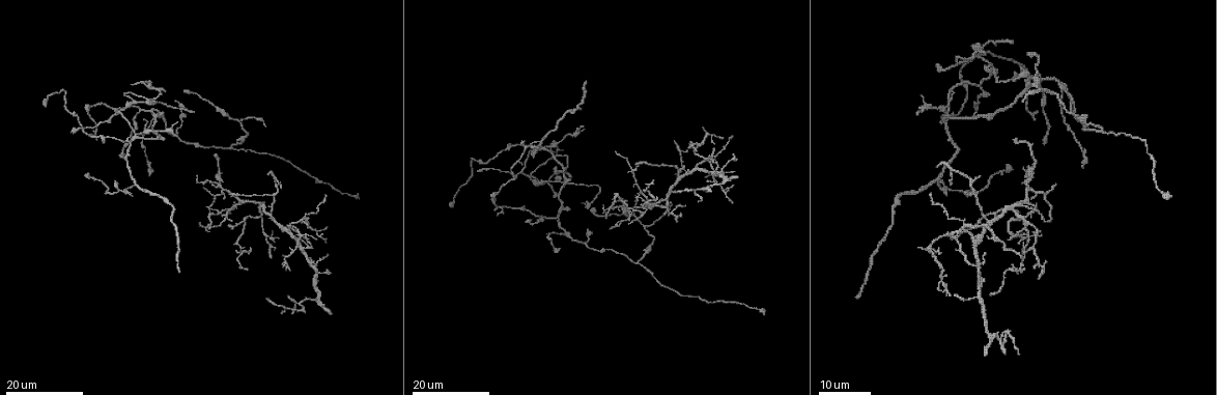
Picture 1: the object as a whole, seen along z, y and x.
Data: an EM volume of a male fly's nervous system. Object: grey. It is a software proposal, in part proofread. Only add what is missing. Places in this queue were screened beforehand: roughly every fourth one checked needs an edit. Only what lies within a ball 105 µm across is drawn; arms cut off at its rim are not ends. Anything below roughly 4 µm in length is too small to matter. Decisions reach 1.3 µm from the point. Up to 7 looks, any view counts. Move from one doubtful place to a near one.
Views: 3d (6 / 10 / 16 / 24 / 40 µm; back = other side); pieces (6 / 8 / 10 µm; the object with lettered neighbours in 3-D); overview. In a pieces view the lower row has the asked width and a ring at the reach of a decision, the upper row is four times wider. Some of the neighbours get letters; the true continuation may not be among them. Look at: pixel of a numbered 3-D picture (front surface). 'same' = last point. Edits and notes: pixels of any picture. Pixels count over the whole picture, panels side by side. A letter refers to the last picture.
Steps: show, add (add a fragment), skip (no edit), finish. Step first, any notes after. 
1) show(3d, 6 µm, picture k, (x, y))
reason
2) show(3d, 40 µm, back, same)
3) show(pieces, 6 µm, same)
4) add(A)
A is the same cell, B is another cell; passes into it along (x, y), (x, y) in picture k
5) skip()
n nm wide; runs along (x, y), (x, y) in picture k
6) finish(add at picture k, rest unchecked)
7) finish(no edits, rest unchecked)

show(3d, 16 µm, picture 1, (84, 177))
long arm stops here

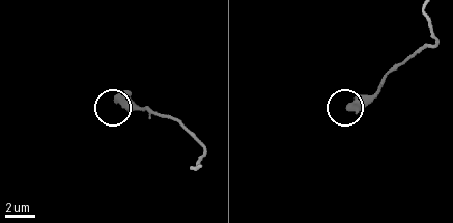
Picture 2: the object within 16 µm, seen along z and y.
show(pieces, 10 µm, picture 2, (350, 106))

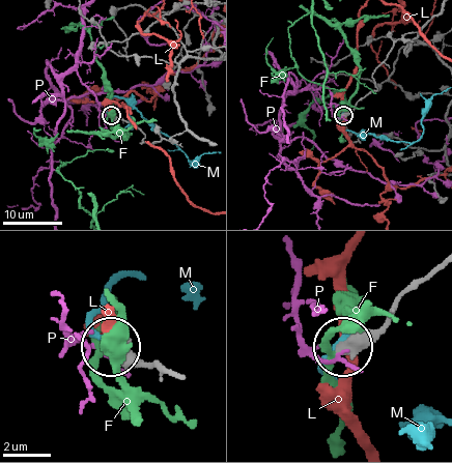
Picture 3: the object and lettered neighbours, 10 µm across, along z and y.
skip()
F, L, M and P are other cells; runs along (398, 39), (372, 75), (375, 89), (343, 115) in picture 3; none of them fits

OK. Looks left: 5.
show(3d, 16 µm, picture 1, (554, 197))
an open end

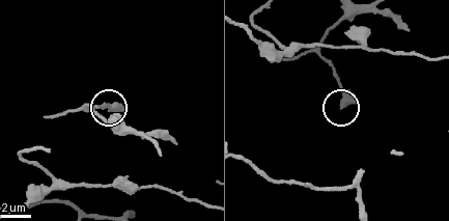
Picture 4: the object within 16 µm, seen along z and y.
show(pieces, 10 µm, picture 4, (345, 105))
what lies round it

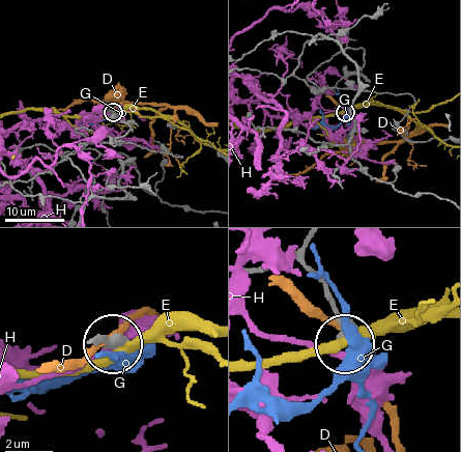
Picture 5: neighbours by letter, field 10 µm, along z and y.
skip()
D, E, G and H are other cells; no lettered fragment goes on from it

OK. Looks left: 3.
show(3d, 16 µm, picture 1, (186, 90))
end of a long branch

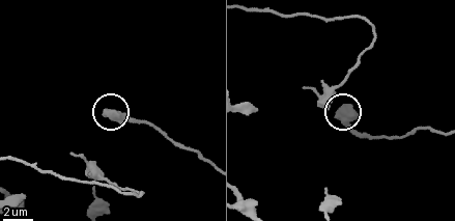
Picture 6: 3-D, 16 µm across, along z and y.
show(pieces, 8 µm, picture 6, (343, 105))

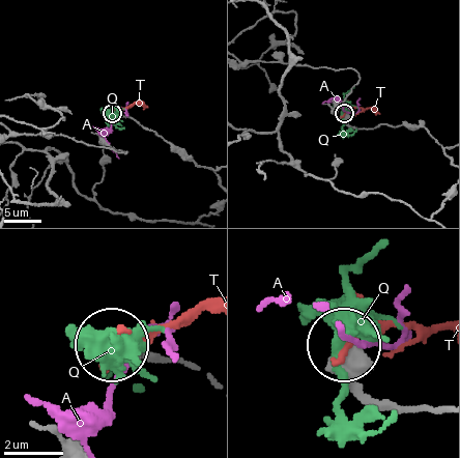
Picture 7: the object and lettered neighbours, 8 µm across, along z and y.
skip()
A, Q and T are other cells; none of them fits

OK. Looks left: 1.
finish(no edits, rest unchecked)

